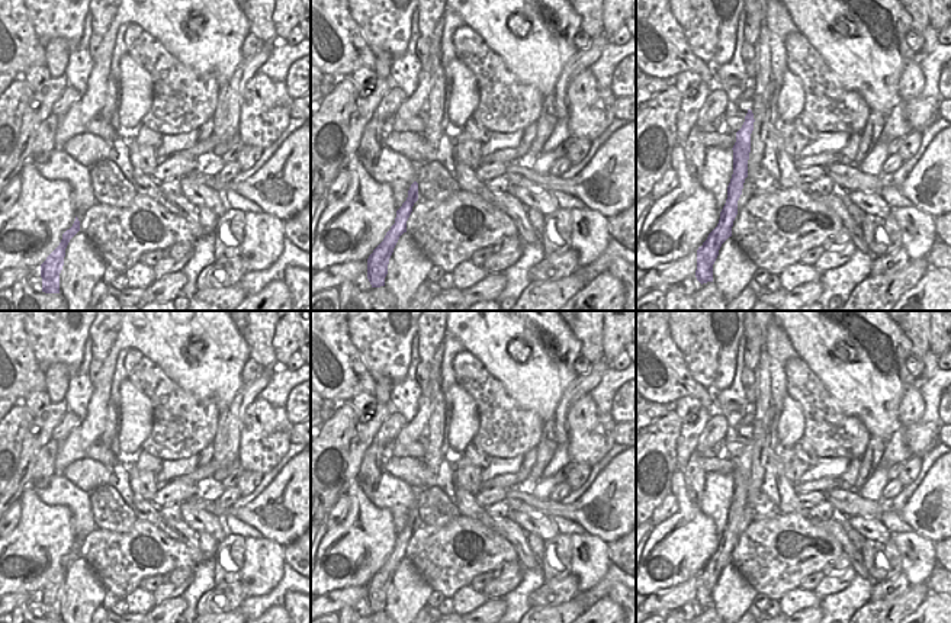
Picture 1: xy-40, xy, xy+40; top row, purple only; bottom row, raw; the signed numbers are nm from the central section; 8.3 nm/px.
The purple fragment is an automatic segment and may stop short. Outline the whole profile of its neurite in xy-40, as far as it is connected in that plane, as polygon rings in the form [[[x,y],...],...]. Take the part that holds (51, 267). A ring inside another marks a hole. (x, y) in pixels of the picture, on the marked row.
[[[75,221],[70,229],[62,234],[60,245],[41,264],[42,292],[60,293],[60,273],[64,266],[65,248],[70,240],[80,231],[80,221]]]

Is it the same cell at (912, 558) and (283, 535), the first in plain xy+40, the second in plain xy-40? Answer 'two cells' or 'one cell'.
two cells

